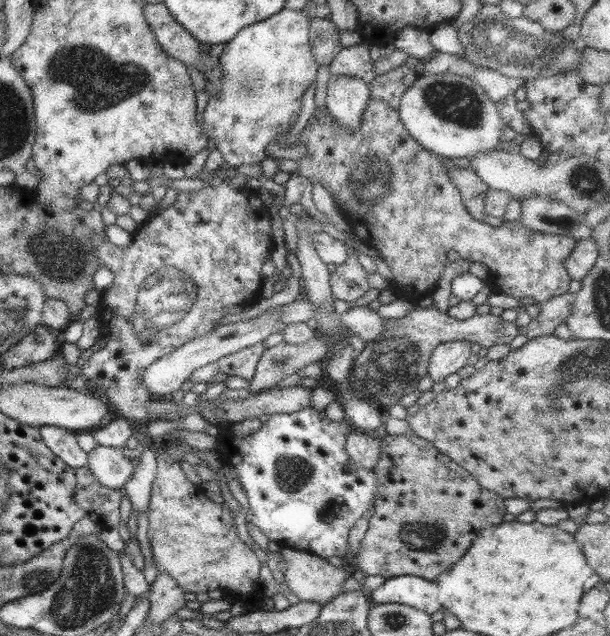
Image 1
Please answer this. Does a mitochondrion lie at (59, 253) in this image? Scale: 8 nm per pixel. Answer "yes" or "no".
yes

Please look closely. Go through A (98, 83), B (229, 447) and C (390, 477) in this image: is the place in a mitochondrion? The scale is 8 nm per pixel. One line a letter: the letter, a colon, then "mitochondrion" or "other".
A: mitochondrion
B: other
C: other

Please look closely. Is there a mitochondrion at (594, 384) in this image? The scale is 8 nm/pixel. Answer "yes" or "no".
yes

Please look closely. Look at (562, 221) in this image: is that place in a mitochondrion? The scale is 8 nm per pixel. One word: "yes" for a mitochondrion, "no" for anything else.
yes

